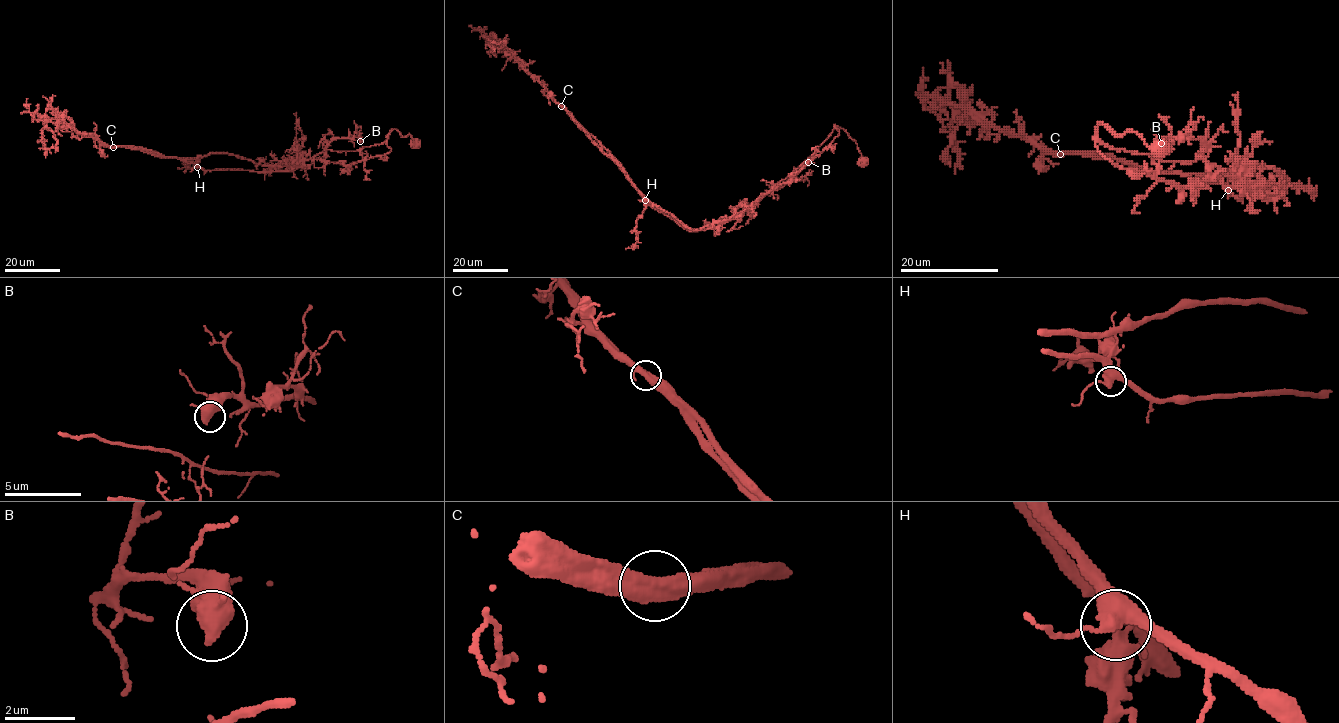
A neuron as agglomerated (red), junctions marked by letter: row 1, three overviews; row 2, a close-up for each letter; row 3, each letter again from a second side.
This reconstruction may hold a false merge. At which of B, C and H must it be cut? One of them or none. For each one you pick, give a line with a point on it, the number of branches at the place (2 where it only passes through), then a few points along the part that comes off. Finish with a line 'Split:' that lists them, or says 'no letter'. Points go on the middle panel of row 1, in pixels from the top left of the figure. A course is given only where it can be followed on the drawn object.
C: place (561, 106); branches 3; course (561, 106), (620, 164), (643, 195), (694, 229), (727, 220), (762, 195), (787, 183), (838, 135), (837, 126)
Split: C

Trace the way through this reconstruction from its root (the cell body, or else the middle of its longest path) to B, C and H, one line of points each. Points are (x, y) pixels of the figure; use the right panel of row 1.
B: (1157, 146), (1134, 131), (1096, 129), (1110, 148), (1169, 162), (1203, 157), (1200, 140), (1161, 143)
C: (1157, 146), (1096, 129), (1110, 148), (1204, 158), (1252, 196), (1280, 196), (1060, 154)
H: (1157, 146), (1134, 131), (1096, 129), (1110, 148), (1169, 162), (1204, 158), (1252, 196), (1280, 196), (1228, 190)

